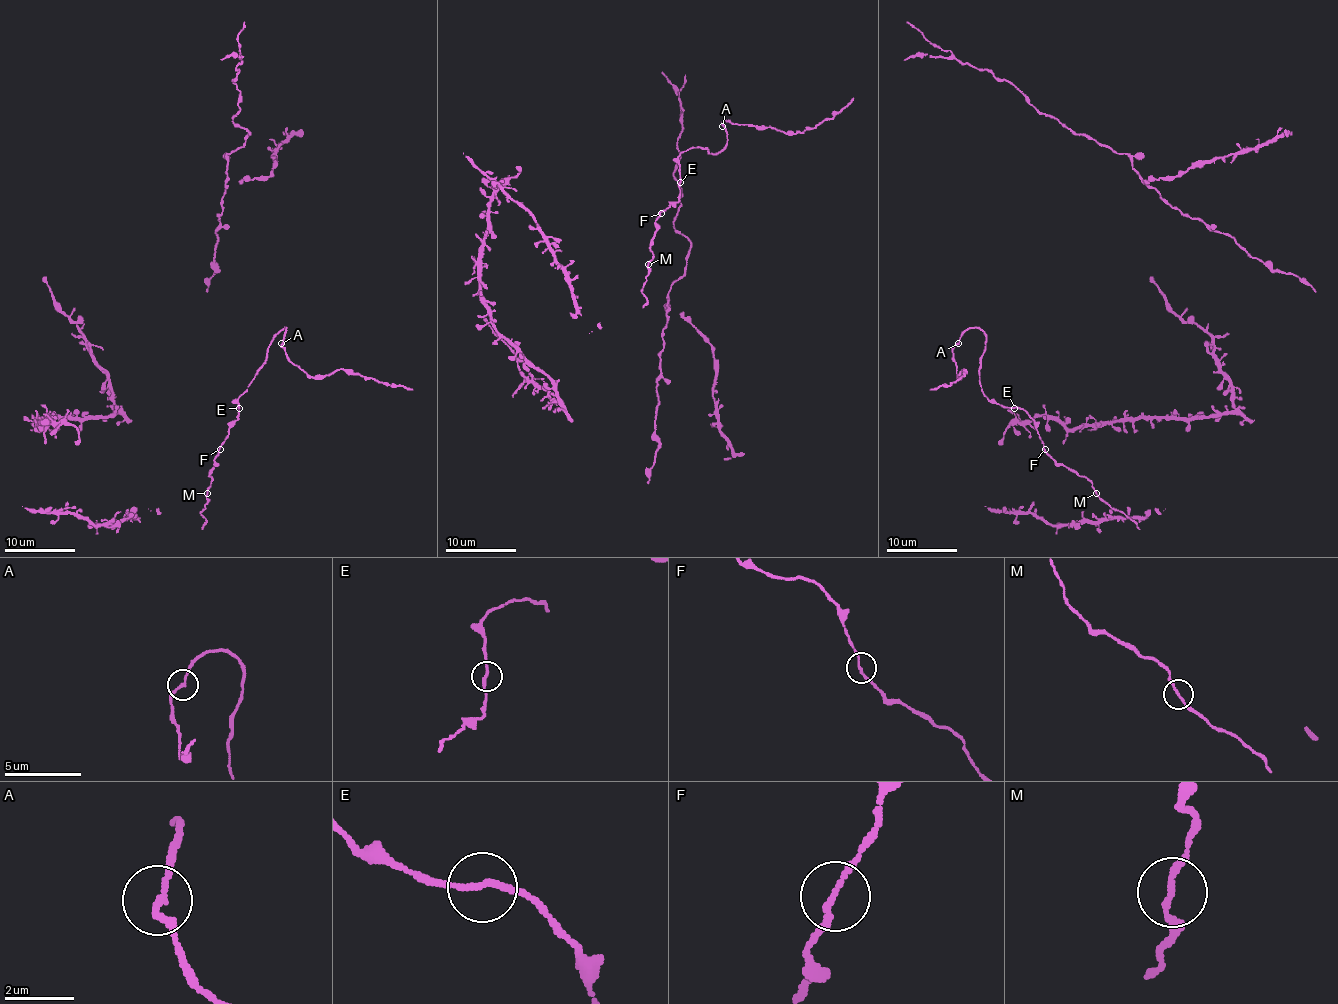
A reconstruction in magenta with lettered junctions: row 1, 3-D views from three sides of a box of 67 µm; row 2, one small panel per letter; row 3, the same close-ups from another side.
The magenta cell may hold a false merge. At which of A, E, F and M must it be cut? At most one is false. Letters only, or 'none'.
none

